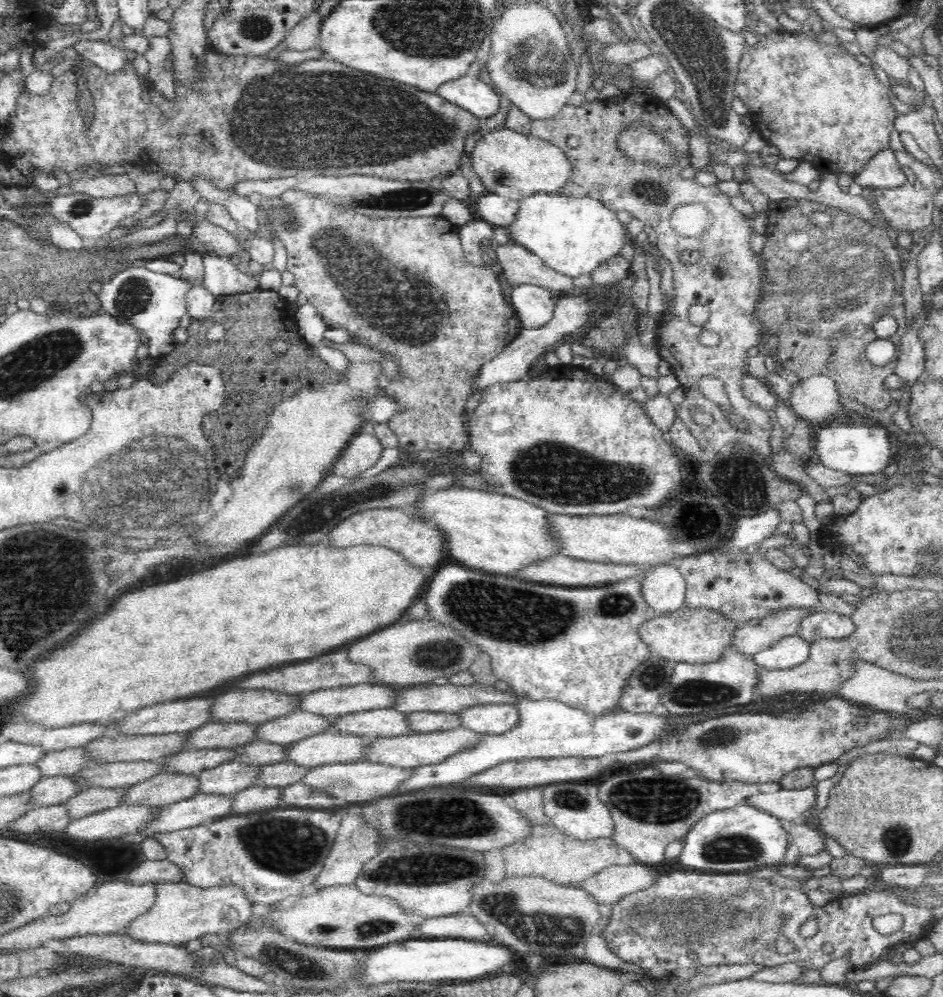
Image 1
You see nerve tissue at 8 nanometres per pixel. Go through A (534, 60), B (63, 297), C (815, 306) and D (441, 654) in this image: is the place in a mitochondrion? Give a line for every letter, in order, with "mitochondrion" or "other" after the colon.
A: mitochondrion
B: other
C: mitochondrion
D: mitochondrion

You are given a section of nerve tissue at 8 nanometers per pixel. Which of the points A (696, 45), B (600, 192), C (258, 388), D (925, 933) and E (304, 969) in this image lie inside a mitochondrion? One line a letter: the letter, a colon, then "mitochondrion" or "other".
A: mitochondrion
B: other
C: other
D: other
E: mitochondrion

